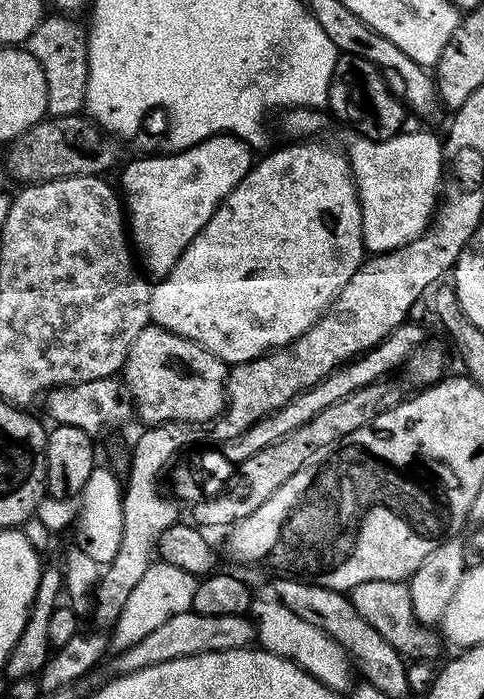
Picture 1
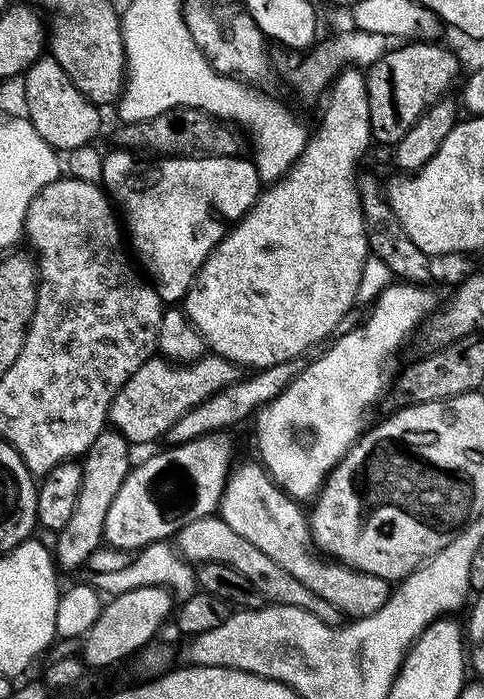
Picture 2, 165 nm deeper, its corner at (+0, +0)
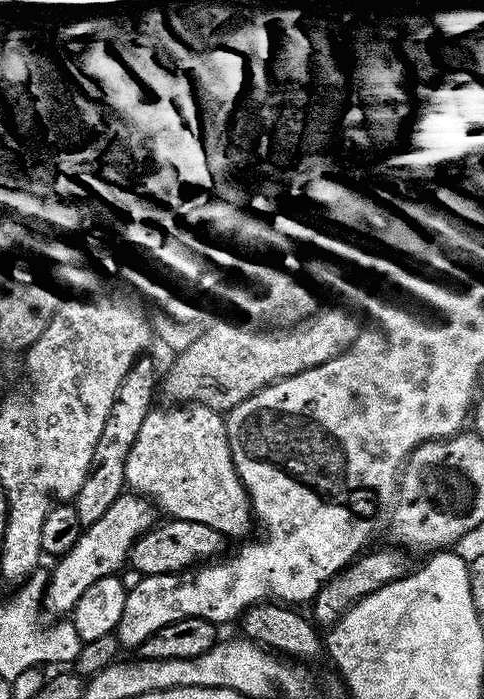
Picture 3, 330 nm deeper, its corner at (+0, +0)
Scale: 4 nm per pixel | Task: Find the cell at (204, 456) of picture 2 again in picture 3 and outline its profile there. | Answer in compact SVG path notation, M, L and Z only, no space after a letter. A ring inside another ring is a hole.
M131 490L121 494L114 502L114 506L110 506L110 510L106 510L102 518L98 518L98 522L87 525L81 531L78 542L70 546L67 554L55 561L56 569L53 570L52 576L50 572L46 580L43 607L47 611L49 608L52 612L60 612L56 614L71 613L78 598L82 596L82 590L94 586L98 578L117 575L125 567L132 543L146 529L157 523L157 520L154 505L147 496L141 496Z

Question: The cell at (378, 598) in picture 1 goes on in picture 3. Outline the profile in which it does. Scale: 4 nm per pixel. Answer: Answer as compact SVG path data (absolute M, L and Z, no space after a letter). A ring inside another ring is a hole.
M177 403L168 407L172 408L156 406L146 414L142 430L138 430L138 438L134 438L130 454L126 454L125 485L131 491L147 496L161 513L165 512L165 517L186 522L202 522L202 526L218 530L225 538L244 535L247 537L247 532L254 528L252 504L248 501L248 492L242 486L232 461L224 425L225 417L210 406L201 404Z

